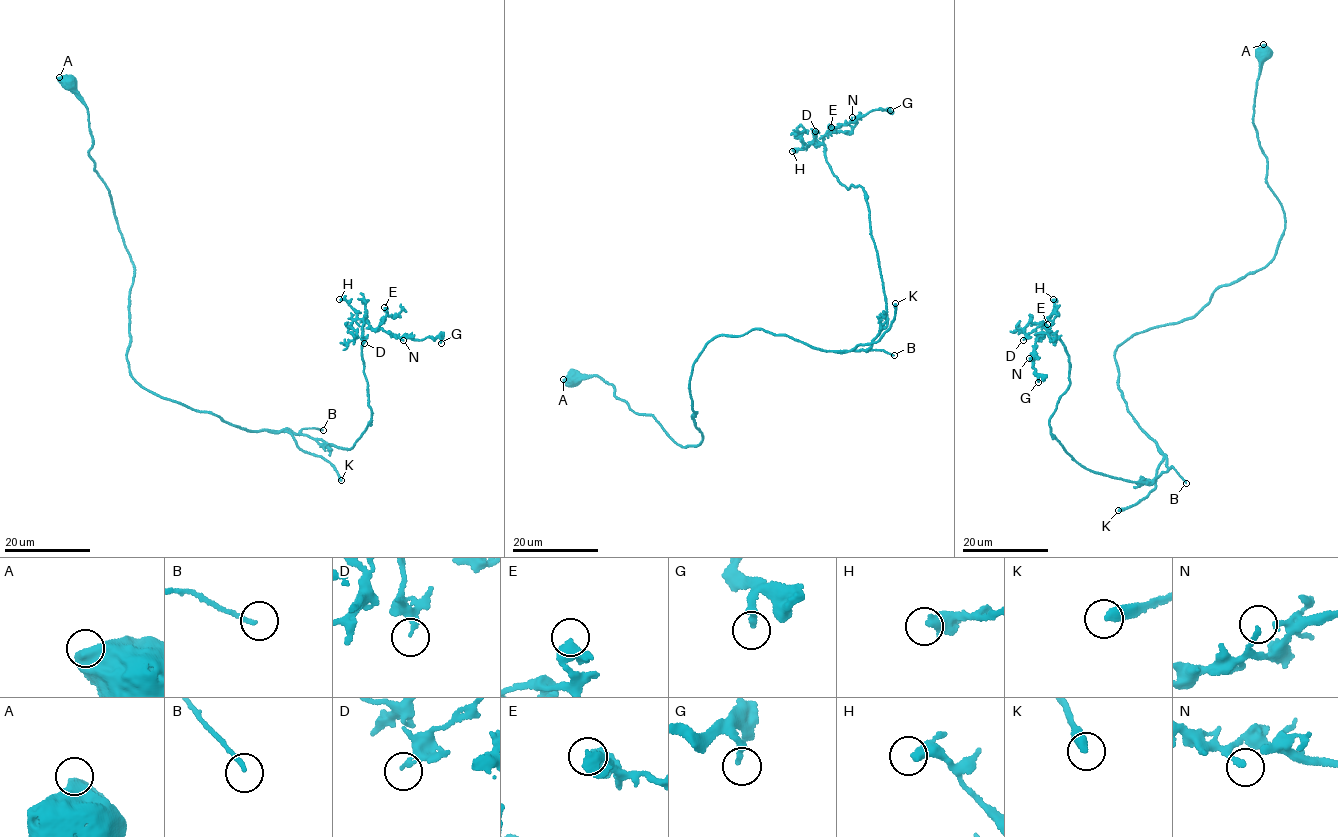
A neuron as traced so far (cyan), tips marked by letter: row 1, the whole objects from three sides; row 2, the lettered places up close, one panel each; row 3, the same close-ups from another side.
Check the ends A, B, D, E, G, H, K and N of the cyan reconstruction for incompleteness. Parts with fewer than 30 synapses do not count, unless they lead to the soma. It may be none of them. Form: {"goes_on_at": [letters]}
{"goes_on_at": ["K"]}

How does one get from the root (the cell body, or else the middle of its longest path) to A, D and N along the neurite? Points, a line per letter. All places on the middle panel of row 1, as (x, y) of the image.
A: (763, 329), (714, 337), (693, 365), (692, 415), (703, 437), (696, 445), (679, 445), (599, 376), (563, 379)
D: (763, 329), (840, 352), (869, 347), (886, 317), (865, 193), (859, 184), (847, 188), (834, 175), (815, 131)
N: (763, 329), (840, 352), (869, 347), (885, 321), (865, 193), (843, 186), (824, 153), (823, 137), (852, 117)

